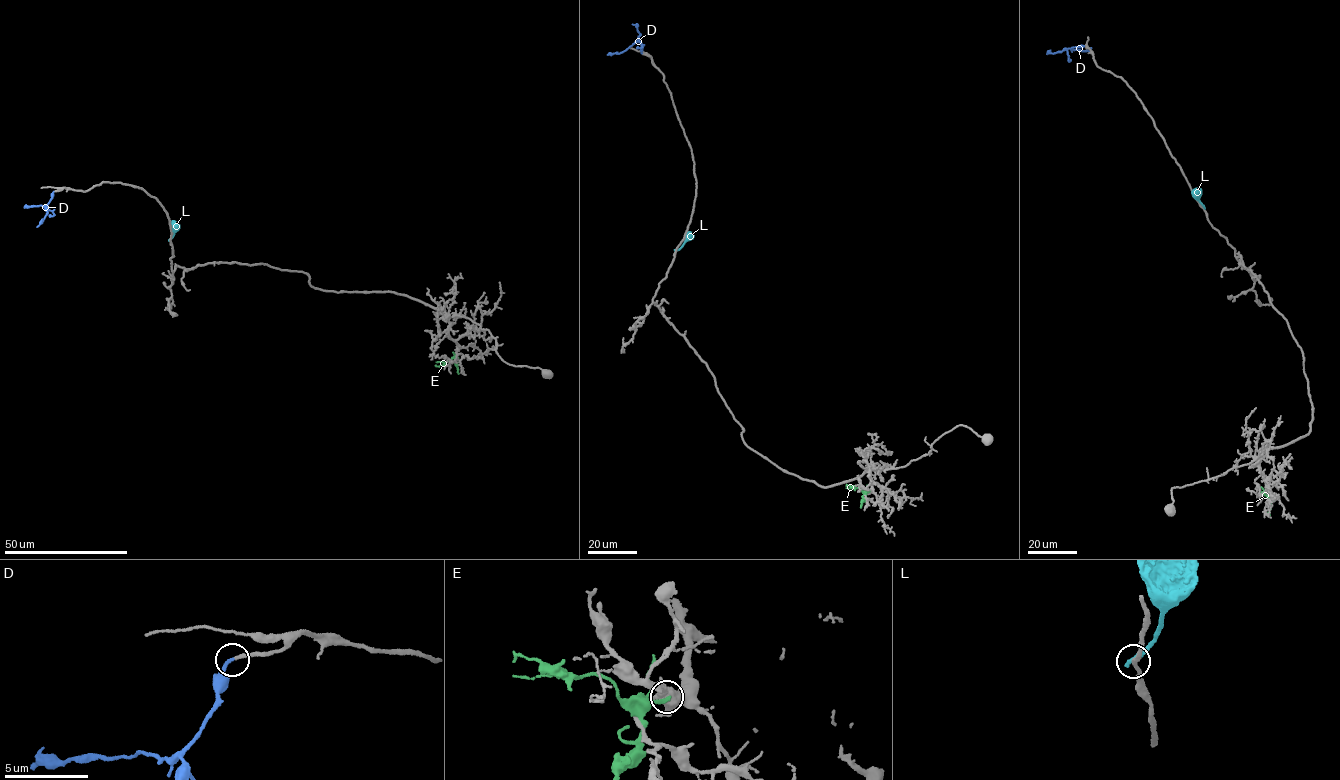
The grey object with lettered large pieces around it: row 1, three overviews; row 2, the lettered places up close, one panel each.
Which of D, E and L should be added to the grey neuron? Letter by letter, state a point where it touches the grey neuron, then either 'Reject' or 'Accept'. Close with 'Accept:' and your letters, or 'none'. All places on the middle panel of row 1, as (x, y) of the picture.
D: Touches grey at (642, 53). Accept
E: Touches grey at (869, 491). Reject
L: Touches grey at (676, 249). Reject
Accept: D

